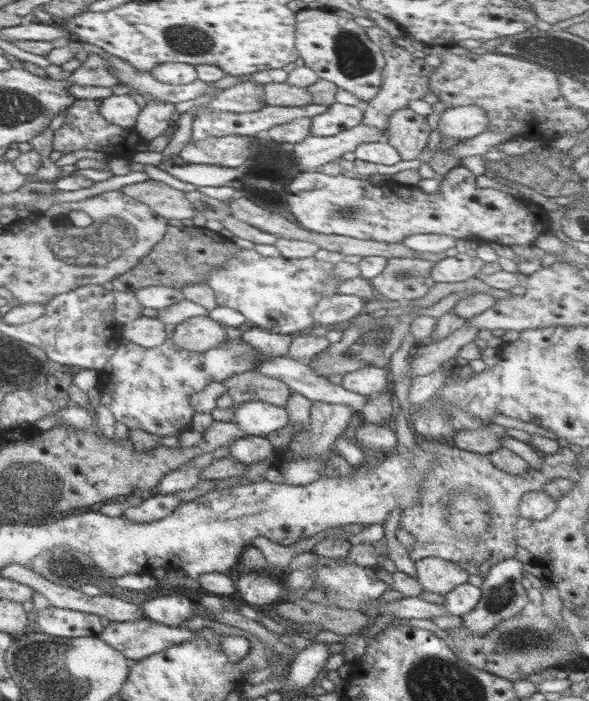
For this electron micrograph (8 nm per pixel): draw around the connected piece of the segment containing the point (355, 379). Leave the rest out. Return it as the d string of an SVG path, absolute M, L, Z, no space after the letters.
M362 366L341 376L341 387L359 393L363 396L375 395L390 384L390 374L387 368Z

